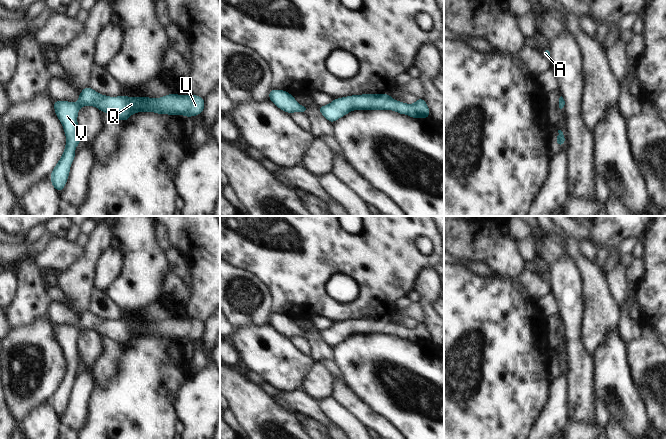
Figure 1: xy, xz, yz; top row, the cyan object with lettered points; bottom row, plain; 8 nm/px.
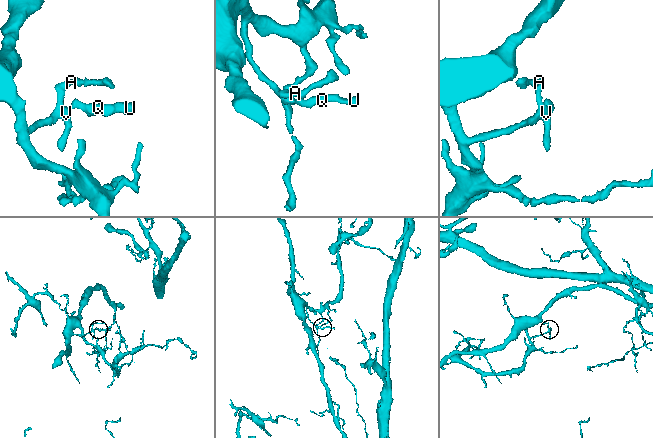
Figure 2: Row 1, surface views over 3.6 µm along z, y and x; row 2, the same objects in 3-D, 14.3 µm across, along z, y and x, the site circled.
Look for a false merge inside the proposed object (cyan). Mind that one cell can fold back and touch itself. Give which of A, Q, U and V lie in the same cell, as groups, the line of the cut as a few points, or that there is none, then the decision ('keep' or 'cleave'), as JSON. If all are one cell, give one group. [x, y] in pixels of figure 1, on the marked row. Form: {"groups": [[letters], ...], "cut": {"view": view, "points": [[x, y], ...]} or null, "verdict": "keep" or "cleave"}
{"groups": [["A", "Q", "U", "V"]], "cut": null, "verdict": "keep"}

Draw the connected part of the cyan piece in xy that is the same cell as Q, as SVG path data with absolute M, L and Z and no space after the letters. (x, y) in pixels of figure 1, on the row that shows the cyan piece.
M89 86L79 95L78 103L69 101L54 101L55 114L59 118L66 135L66 146L62 157L54 167L50 180L53 187L60 193L70 173L70 166L75 157L75 147L80 145L77 116L80 107L87 105L97 107L110 116L127 121L137 112L155 112L157 114L184 115L186 117L200 115L205 106L204 98L197 95L184 96L171 93L158 99L149 97L109 97L101 95Z

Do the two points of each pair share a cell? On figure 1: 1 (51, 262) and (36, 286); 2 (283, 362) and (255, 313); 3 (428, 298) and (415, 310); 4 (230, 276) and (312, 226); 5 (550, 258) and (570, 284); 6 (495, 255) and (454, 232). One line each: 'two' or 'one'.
1: two
2: two
3: two
4: two
5: two
6: one

